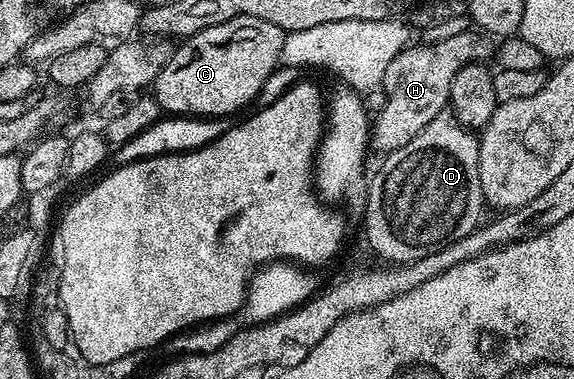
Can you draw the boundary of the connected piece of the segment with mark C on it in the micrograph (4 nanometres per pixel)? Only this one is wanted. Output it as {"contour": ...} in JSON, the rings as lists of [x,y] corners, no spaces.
{"contour":[[[238,16],[233,18],[229,22],[221,22],[217,26],[209,26],[205,30],[201,30],[197,34],[186,37],[182,41],[183,44],[172,51],[169,62],[165,62],[165,66],[161,70],[161,74],[157,74],[155,83],[153,85],[153,95],[155,101],[159,103],[160,109],[164,113],[174,114],[176,116],[186,116],[186,117],[230,117],[233,112],[237,111],[238,108],[243,108],[263,87],[267,84],[267,79],[275,72],[275,67],[280,67],[281,64],[281,50],[283,49],[283,37],[285,33],[281,26],[273,26],[273,22],[265,22],[265,18],[249,18],[248,16]]]}

